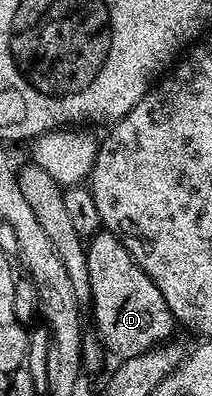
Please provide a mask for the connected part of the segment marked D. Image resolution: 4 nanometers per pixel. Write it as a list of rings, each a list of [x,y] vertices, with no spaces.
[[[99,231],[87,242],[86,271],[90,275],[90,304],[96,320],[99,340],[116,359],[142,355],[163,345],[174,328],[172,312],[162,299],[162,291],[154,287],[154,279],[134,263],[134,255],[113,233]]]

